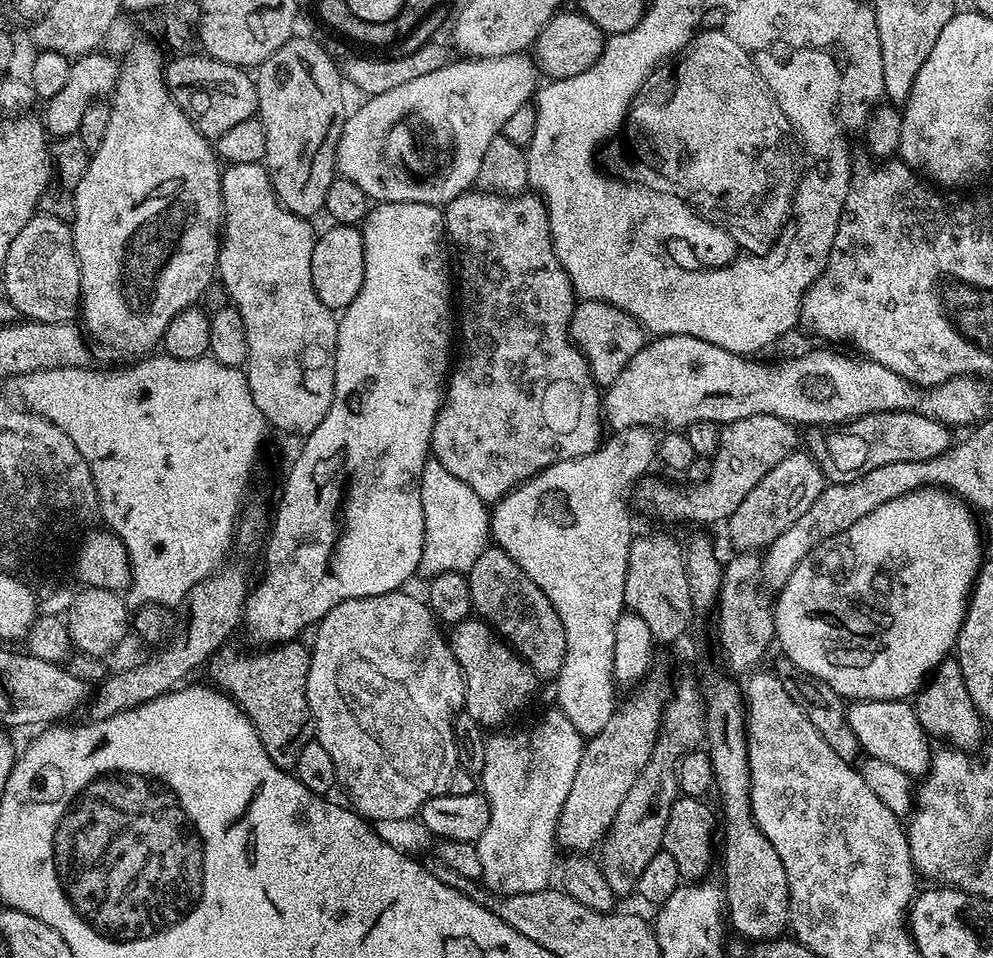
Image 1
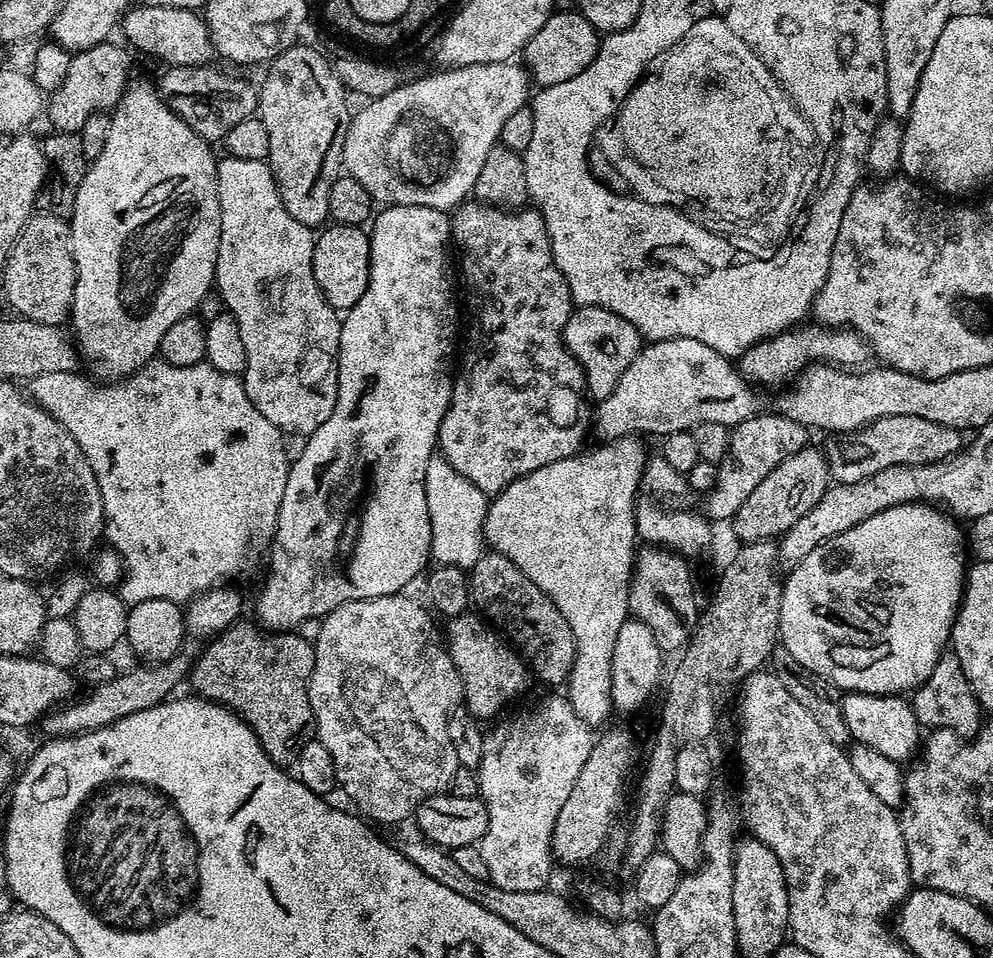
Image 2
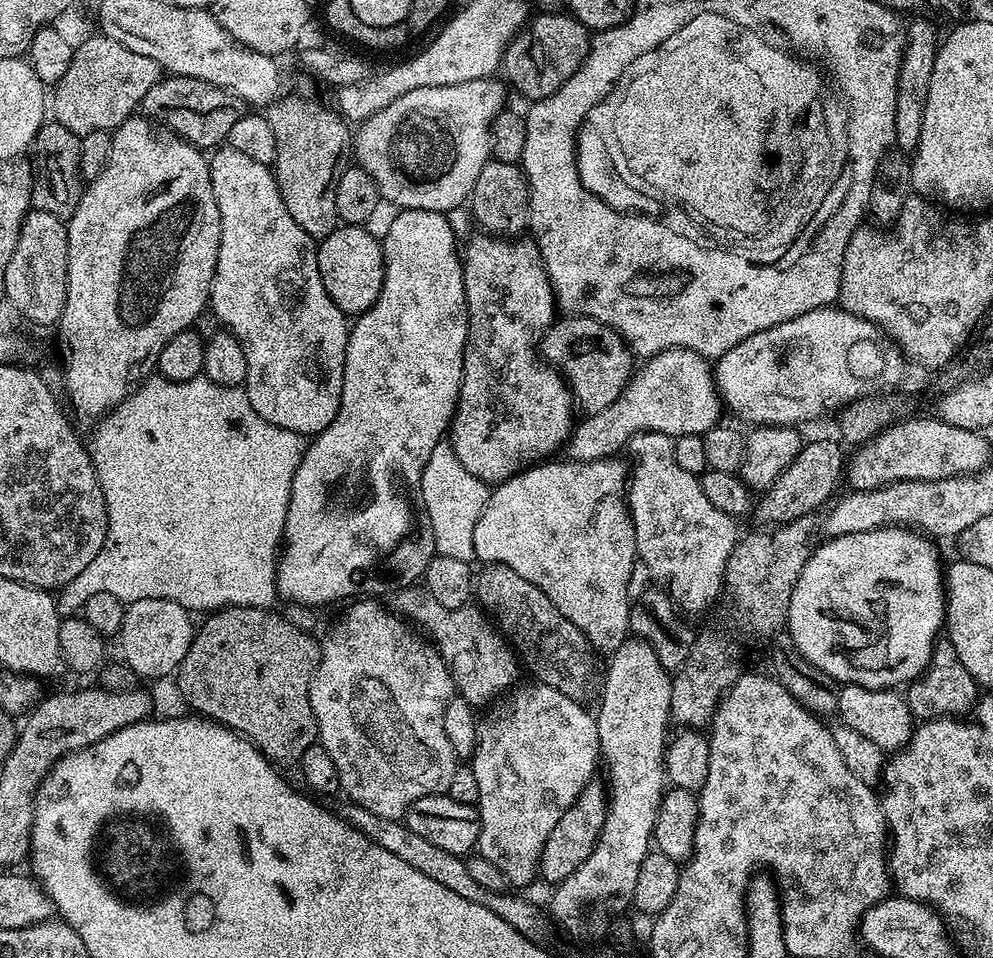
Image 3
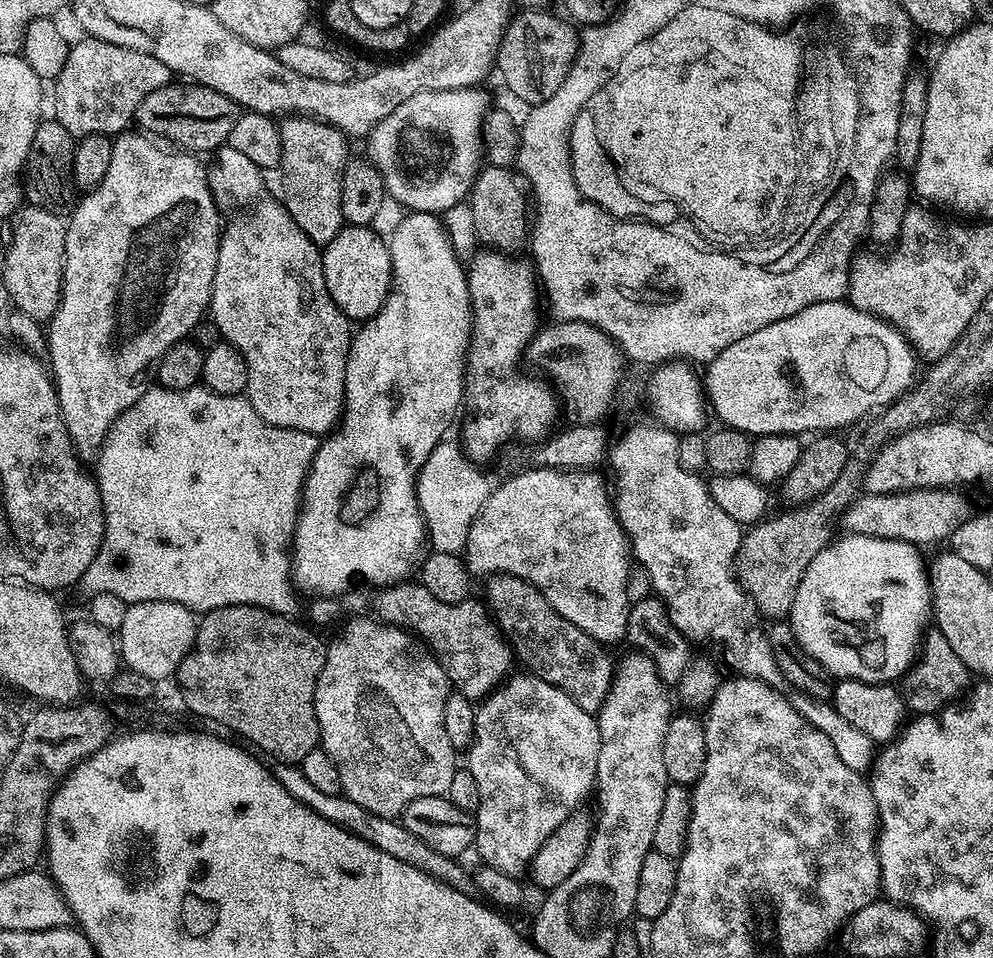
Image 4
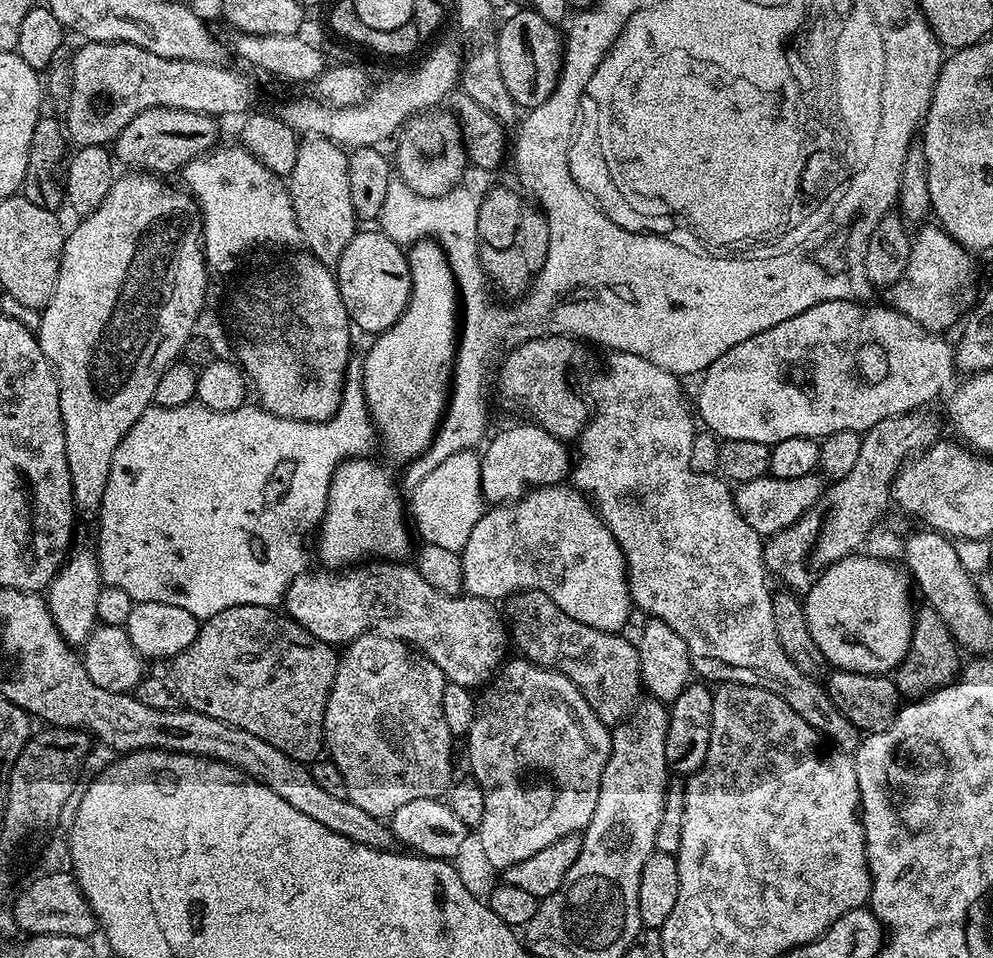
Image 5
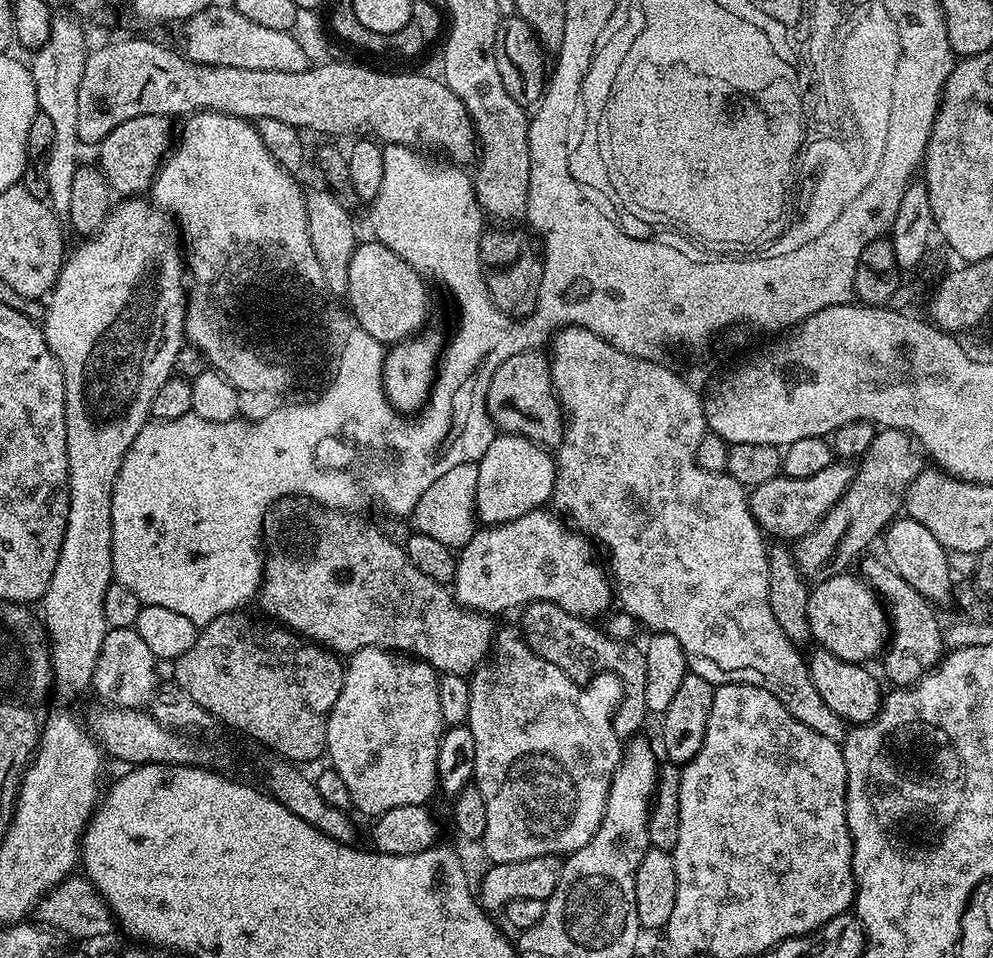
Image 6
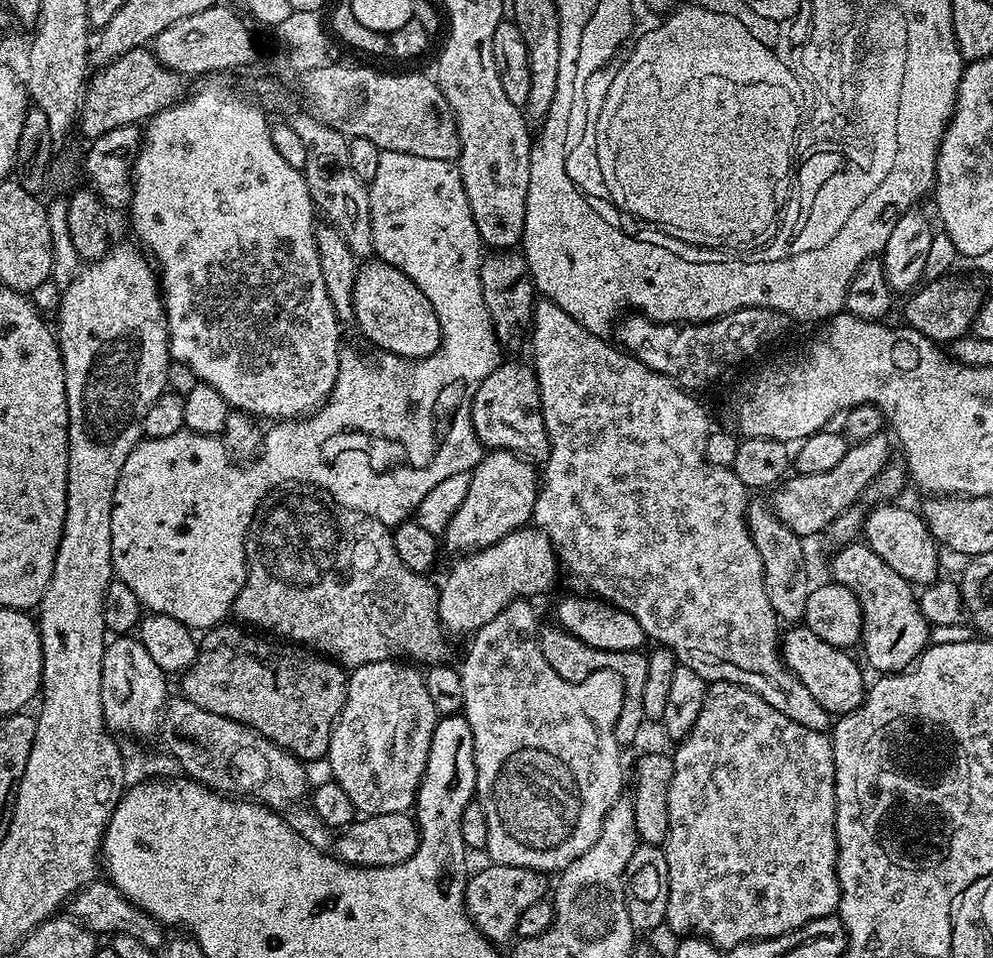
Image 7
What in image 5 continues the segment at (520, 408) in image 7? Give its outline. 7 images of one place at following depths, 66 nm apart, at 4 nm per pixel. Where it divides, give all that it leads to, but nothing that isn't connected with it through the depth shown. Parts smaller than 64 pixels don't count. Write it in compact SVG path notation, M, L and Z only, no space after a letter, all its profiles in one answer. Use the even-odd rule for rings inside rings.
M547 336L522 342L499 361L500 392L516 408L524 408L525 417L565 442L583 434L590 415L585 397L568 385L568 367L576 360L581 345L571 336Z

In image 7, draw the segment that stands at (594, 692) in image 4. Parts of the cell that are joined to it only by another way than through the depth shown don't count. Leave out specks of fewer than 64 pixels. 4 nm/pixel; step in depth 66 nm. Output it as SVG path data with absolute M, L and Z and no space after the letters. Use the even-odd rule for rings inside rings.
M559 626L552 628L541 627L538 632L542 658L554 666L558 678L566 678L566 682L582 682L594 674L594 670L614 670L622 674L624 683L624 701L622 702L622 714L618 714L618 722L614 730L614 738L621 746L632 744L640 736L640 727L646 724L646 717L642 710L642 693L646 687L646 666L648 657L643 651L635 652L611 652L610 650L598 650L586 642L582 642L577 636L572 636Z

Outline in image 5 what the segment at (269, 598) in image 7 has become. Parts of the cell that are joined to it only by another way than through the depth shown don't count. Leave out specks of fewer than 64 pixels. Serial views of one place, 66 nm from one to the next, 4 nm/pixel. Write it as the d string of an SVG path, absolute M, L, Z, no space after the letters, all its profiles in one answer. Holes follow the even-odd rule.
M364 562L339 574L312 571L305 570L294 578L282 604L287 615L322 642L347 646L357 636L376 632L411 644L442 670L447 683L473 690L487 685L509 655L510 633L501 609L493 601L467 594L438 594L411 563Z

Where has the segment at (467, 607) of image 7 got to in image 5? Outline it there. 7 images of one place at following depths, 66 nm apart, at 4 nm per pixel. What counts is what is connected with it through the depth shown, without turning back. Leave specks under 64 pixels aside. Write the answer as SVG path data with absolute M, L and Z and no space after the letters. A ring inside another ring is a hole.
M567 483L534 488L511 504L489 507L478 518L460 557L464 592L470 596L500 602L513 592L541 592L558 610L566 610L570 618L603 632L620 632L628 615L634 612L632 596L628 593L628 564L614 534L610 534L585 493Z

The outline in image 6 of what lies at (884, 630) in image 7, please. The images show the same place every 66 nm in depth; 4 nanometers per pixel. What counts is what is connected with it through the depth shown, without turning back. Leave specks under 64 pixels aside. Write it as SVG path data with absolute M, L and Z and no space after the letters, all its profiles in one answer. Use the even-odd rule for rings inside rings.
M864 560L859 561L859 575L863 577L869 588L880 597L885 605L890 606L890 639L886 644L886 651L883 653L884 660L884 676L883 679L889 680L892 686L907 686L916 684L924 675L932 671L937 664L940 663L945 655L946 647L943 642L942 621L936 617L933 601L927 600L922 594L918 594L918 590L914 590L914 586L910 586L910 582L906 582L906 578L902 578L893 569L892 565L880 560Z

